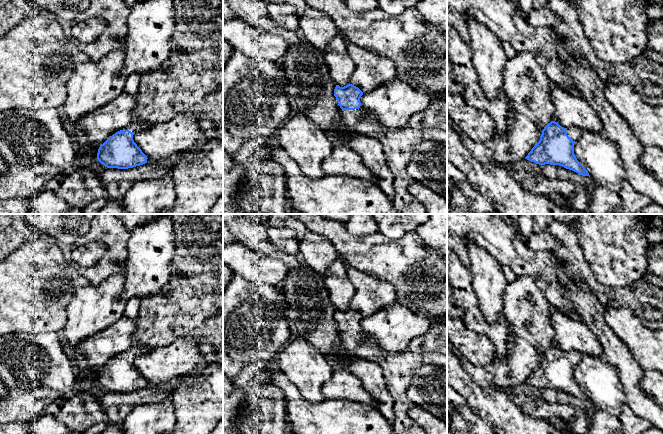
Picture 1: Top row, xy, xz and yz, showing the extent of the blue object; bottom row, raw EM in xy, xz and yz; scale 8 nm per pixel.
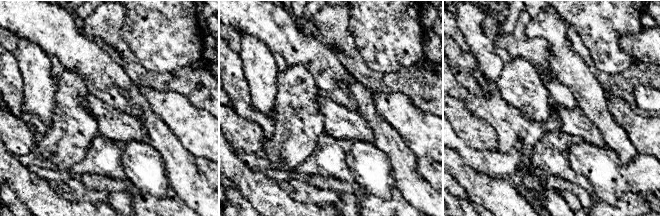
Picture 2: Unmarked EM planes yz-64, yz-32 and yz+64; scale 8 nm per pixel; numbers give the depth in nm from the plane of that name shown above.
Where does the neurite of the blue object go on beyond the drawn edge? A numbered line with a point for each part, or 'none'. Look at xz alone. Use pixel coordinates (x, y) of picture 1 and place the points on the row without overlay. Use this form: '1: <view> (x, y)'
1: xz (398, 368)

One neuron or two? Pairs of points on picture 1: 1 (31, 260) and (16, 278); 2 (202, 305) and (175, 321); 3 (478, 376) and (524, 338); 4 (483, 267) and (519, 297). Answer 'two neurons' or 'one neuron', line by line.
1: one neuron
2: one neuron
3: one neuron
4: two neurons

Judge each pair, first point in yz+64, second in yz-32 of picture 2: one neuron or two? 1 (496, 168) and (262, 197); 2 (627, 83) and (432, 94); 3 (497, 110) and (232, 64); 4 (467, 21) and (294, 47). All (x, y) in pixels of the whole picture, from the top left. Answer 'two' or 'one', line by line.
1: two
2: one
3: one
4: two

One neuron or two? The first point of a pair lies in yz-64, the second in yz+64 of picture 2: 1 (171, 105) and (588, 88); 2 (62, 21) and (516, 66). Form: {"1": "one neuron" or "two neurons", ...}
{"1": "two neurons", "2": "two neurons"}

